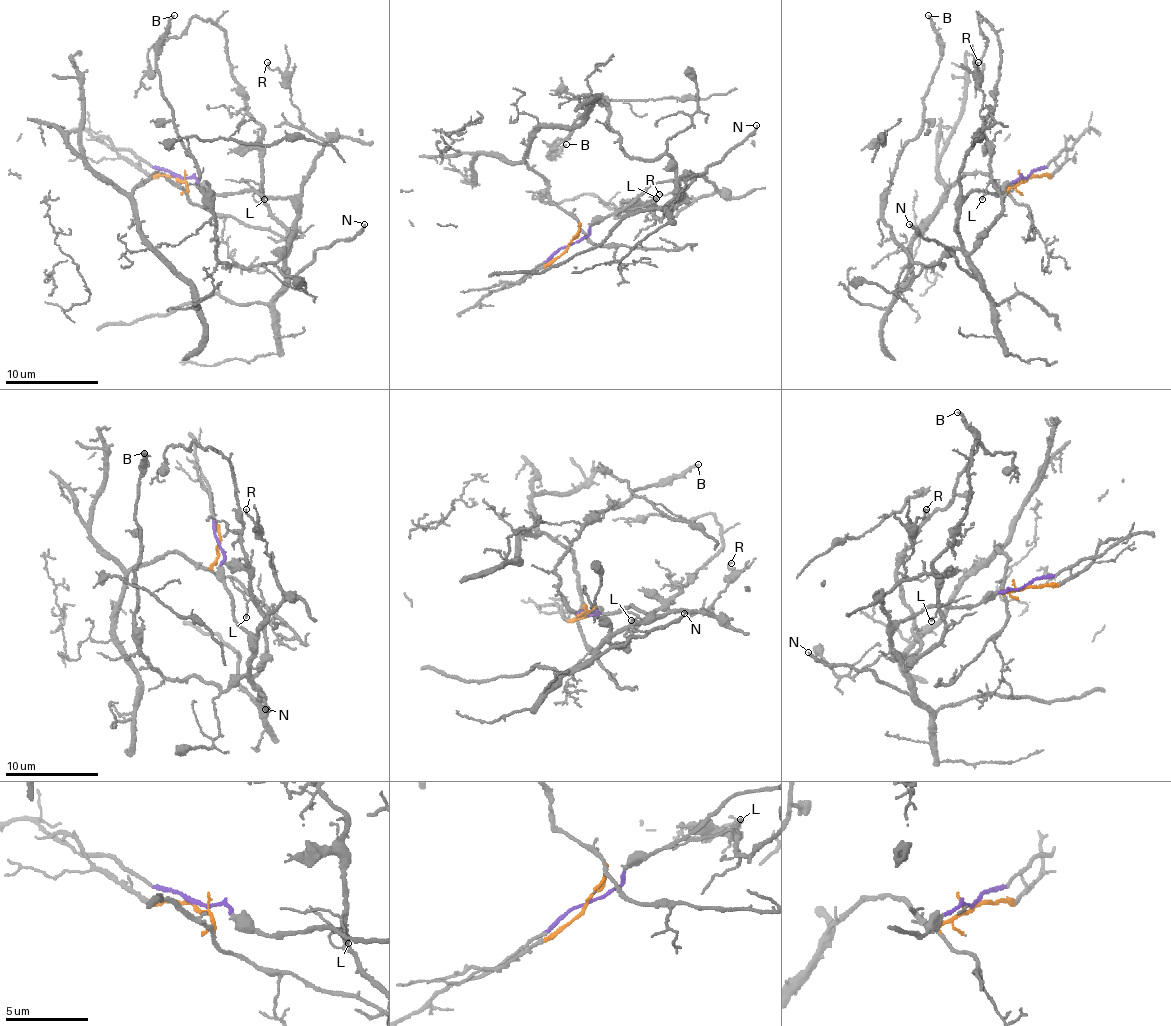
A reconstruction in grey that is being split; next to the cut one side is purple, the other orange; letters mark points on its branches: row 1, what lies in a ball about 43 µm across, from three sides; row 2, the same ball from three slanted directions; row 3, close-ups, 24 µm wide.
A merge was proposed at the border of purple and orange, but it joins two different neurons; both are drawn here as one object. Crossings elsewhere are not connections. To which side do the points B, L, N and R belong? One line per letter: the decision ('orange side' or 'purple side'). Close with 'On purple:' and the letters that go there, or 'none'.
B: purple side
L: purple side
N: purple side
R: purple side
On purple: B, L, N, R

